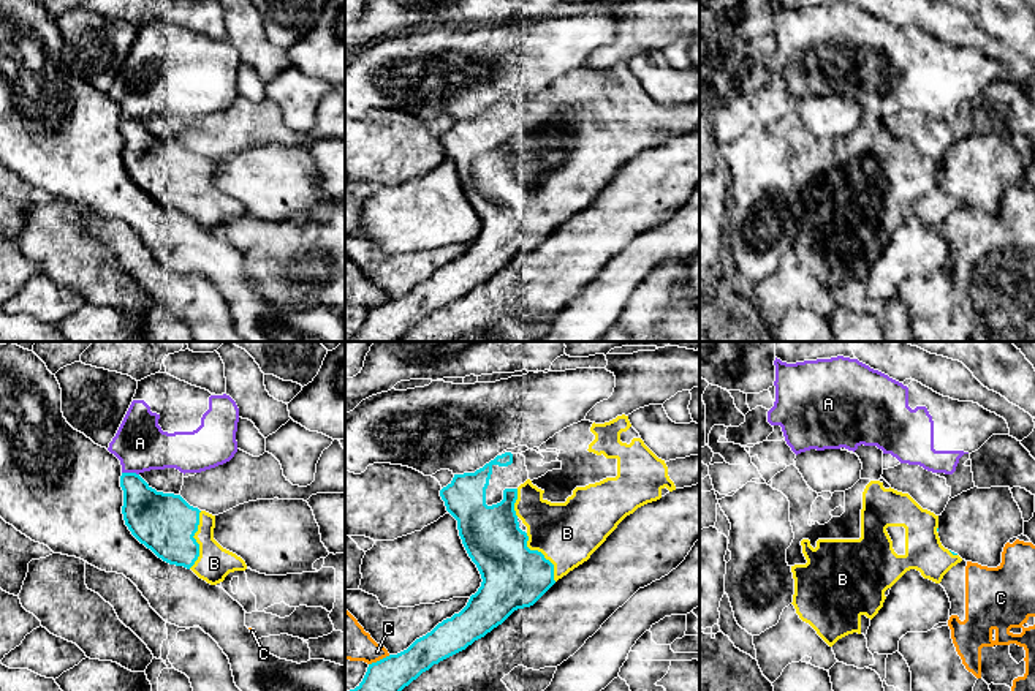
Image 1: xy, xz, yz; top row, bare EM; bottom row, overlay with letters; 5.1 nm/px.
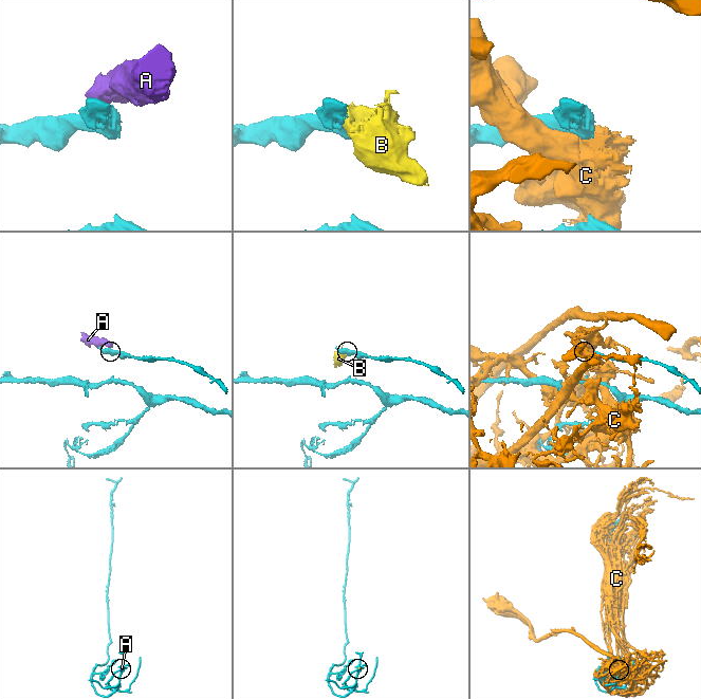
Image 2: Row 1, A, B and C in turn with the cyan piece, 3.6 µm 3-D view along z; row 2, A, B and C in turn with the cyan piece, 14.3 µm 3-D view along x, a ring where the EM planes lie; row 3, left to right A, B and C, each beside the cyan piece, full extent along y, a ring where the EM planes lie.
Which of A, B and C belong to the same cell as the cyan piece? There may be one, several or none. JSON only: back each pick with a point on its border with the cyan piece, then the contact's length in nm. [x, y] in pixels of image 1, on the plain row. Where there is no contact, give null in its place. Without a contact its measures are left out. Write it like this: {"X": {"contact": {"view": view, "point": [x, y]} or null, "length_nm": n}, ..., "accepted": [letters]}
{"B": {"contact": {"view": "xy", "point": [195, 185]}, "length_nm": 300}, "accepted": ["B"]}

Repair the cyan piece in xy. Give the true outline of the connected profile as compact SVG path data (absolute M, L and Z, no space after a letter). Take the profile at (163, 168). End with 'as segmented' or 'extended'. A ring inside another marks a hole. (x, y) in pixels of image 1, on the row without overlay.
M122 119L120 133L125 171L141 190L163 207L191 215L210 231L223 228L229 218L247 215L241 202L223 194L214 185L215 161L190 152L180 141L157 138L136 119Z | extended

